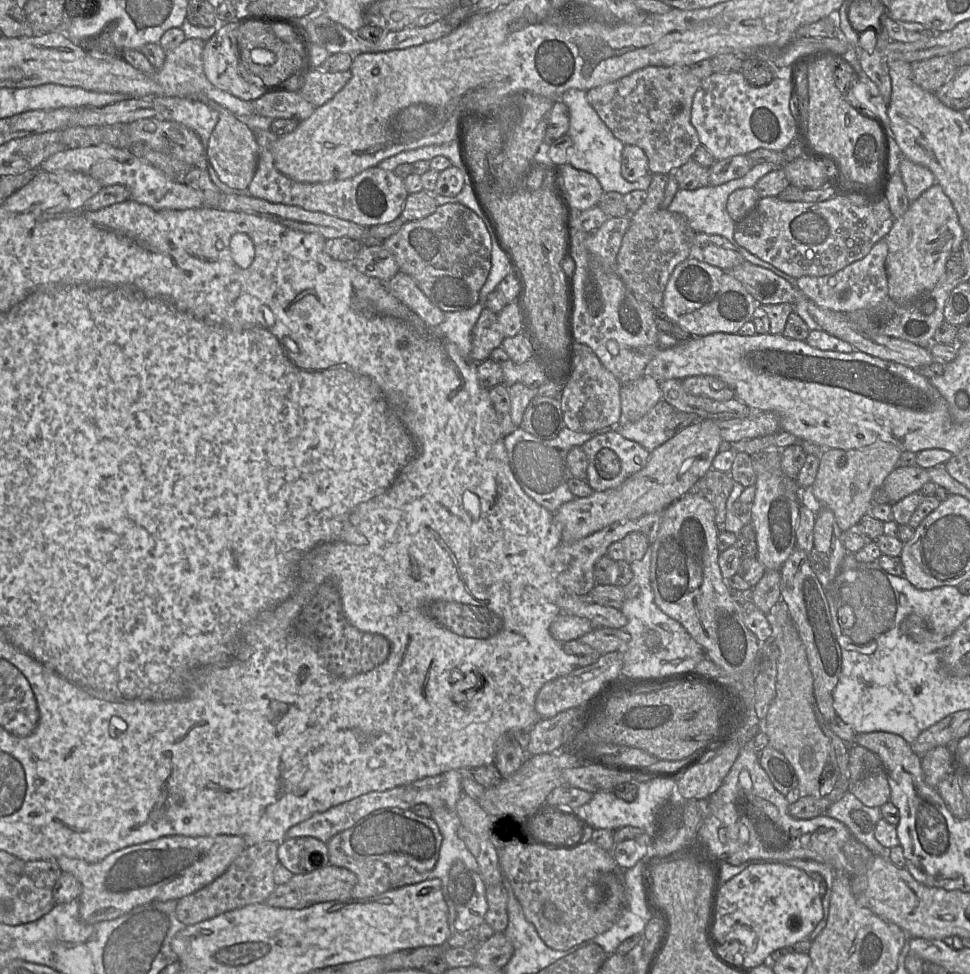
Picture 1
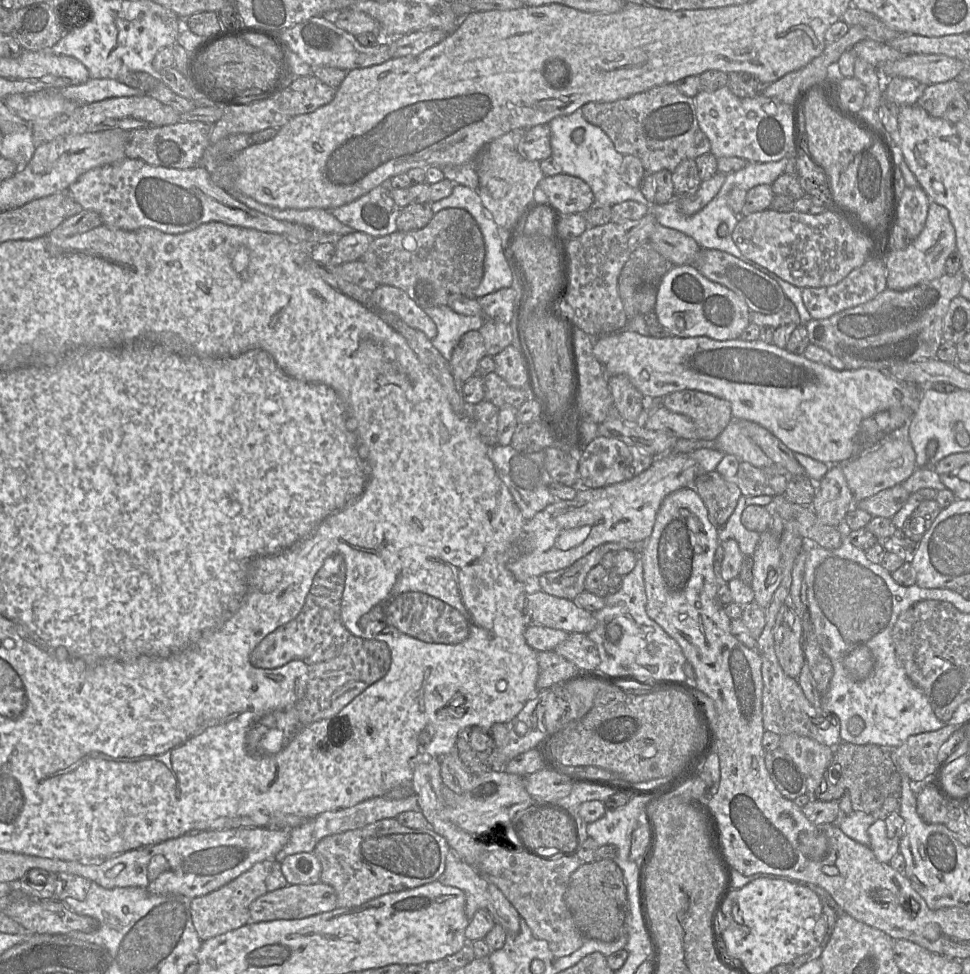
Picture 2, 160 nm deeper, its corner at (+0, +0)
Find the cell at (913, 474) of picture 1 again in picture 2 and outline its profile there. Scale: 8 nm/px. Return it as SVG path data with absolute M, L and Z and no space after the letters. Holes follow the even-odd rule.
M895 485L877 494L856 502L854 506L865 510L872 517L892 517L903 507L910 494L901 485Z

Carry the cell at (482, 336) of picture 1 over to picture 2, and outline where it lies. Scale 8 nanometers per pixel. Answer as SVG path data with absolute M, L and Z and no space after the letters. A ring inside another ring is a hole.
M479 330L465 333L454 348L449 360L450 369L457 380L465 383L478 374L480 360L486 356L486 349Z

